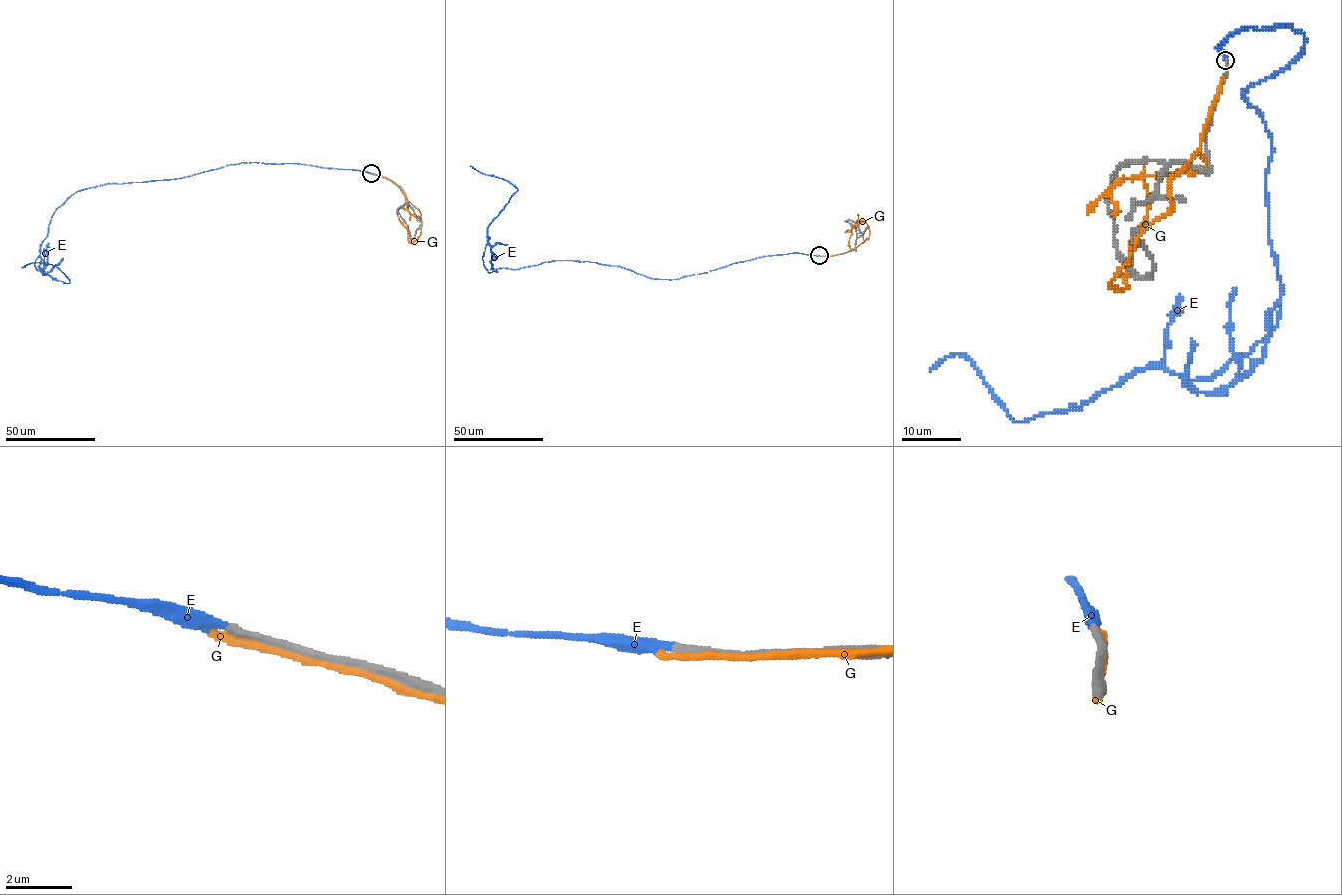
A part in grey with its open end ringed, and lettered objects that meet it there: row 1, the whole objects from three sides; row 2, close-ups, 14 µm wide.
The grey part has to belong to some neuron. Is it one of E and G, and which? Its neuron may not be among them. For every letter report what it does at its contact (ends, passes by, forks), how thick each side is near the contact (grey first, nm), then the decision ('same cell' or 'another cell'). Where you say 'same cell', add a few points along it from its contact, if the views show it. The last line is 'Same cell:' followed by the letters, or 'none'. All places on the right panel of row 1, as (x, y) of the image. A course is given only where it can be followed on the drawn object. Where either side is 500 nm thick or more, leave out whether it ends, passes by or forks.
E: it ends | 240/320 nm | same cell | via (1226, 60), (1242, 27), (1305, 38), (1241, 94), (1278, 324), (1020, 422), (965, 355), (929, 370)
G: it passes by | 240/220 nm | another cell
Same cell: E

